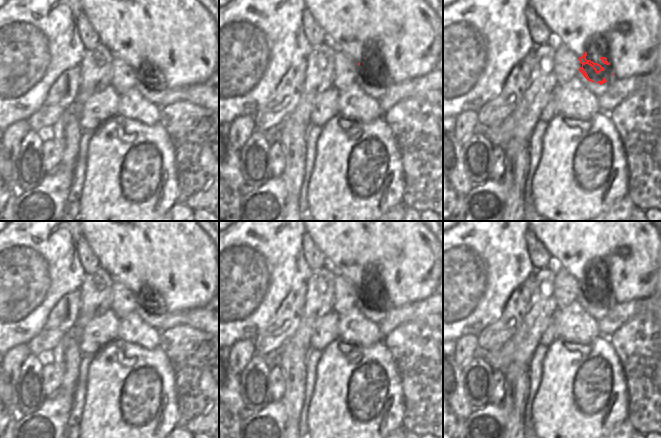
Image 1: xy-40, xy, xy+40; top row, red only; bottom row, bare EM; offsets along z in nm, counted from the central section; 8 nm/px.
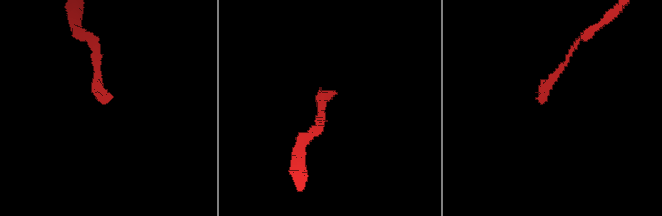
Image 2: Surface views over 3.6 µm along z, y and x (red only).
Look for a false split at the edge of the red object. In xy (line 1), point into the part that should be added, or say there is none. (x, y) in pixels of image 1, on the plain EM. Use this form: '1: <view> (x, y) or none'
1: none

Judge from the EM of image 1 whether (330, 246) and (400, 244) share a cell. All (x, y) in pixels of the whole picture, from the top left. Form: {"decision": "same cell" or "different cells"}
{"decision": "same cell"}

